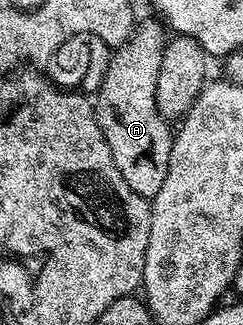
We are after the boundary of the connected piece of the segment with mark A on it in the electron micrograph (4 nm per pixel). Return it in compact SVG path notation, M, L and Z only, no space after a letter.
M156 18L153 19L138 22L132 28L129 43L110 54L103 85L95 92L97 124L103 129L111 157L115 157L115 169L123 173L123 181L127 181L135 193L150 201L157 196L159 189L163 189L175 134L170 120L161 115L156 104L156 85L167 31Z

